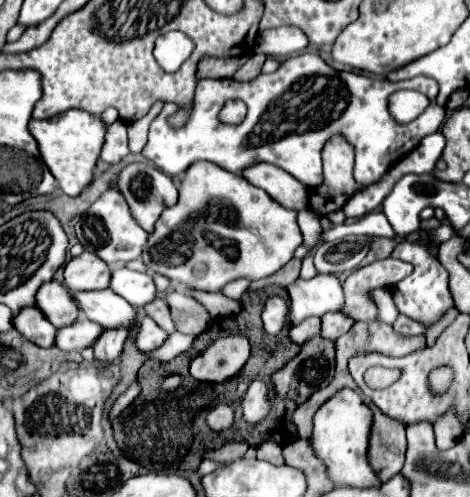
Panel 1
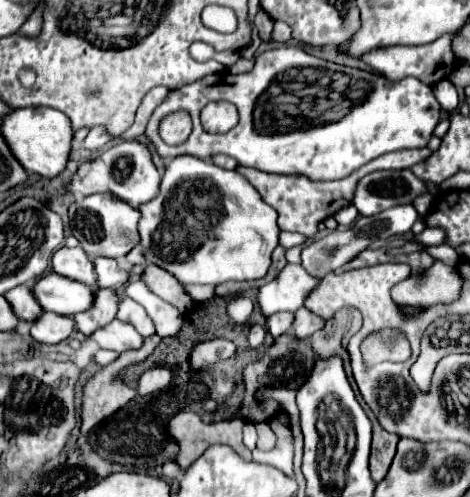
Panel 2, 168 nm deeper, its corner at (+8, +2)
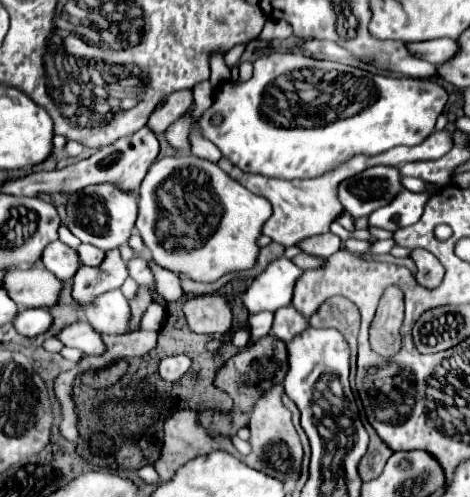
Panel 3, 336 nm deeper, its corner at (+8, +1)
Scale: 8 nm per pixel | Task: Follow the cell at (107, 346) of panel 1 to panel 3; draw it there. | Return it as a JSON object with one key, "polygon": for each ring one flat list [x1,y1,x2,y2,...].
{"polygon":[[120,251,106,253,102,267,80,267,74,277,72,297,80,303,90,303,96,297,120,289,128,277,126,263,120,259]]}

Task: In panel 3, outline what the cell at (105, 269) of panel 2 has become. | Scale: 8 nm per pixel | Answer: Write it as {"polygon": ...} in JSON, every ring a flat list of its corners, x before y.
{"polygon":[[84,243,78,247,78,255,80,255,80,261,84,265,90,265,90,267,98,267,104,261,104,257,106,257,98,247,84,245]]}

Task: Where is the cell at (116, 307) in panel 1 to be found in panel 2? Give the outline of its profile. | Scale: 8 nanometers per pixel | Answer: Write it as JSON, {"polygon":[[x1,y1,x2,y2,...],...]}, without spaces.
{"polygon":[[56,272,38,278,32,284,32,294,36,296,36,302,44,306,44,310,62,316,74,316,76,312,88,310,94,302,94,288,64,278]]}

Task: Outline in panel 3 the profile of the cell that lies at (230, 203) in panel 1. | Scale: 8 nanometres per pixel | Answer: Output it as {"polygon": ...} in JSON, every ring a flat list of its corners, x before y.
{"polygon":[[194,155,164,157,150,167,138,195,136,229,156,265,202,283,214,283,232,271,244,271,256,265,260,253,258,237,272,215,272,205,266,197,254,195,228,177,216,163,196,159]]}

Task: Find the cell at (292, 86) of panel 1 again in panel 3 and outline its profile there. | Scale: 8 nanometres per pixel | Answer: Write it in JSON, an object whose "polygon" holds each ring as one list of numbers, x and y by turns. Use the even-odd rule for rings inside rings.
{"polygon":[[276,51,254,61,254,75,248,81,222,83,214,93,214,103,200,119,192,119,192,109,188,109,164,131,164,137,174,149,182,151,190,149,190,133,200,129,202,137,210,139,226,159,246,173,278,179,314,179,334,171,354,155,370,157,398,145,414,147,422,143,434,131,436,119,444,111,446,101,446,89,430,79,378,75,360,67,312,59,304,53],[216,113,224,117,218,127,210,123]]}

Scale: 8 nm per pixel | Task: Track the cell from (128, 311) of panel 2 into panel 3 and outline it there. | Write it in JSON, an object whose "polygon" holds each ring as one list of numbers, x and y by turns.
{"polygon":[[120,289,94,299,90,307,78,307,80,319,92,323,96,331,106,335,126,335,132,331,132,309]]}

